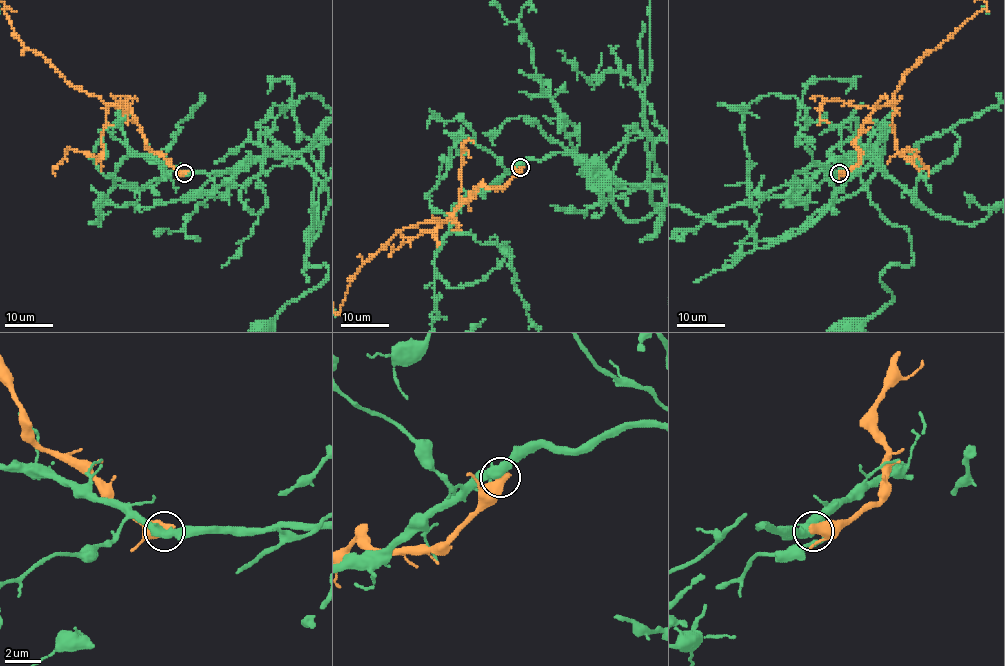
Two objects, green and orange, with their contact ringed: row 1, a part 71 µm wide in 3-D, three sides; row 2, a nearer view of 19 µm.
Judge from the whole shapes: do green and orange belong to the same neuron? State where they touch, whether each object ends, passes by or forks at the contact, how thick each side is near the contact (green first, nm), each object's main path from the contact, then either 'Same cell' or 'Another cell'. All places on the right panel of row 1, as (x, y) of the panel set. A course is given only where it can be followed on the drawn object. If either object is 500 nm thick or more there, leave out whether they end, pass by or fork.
Place: (839, 173). Thickness 480 nm (green) against 650 nm. Course of green: (839, 172), (825, 171), (861, 152), (860, 181), (906, 229), (913, 256), (882, 274), (893, 300). Course of orange: (839, 172), (858, 164), (856, 139), (874, 106), (893, 105), (907, 72), (987, 3), (974, 2). Another cell

